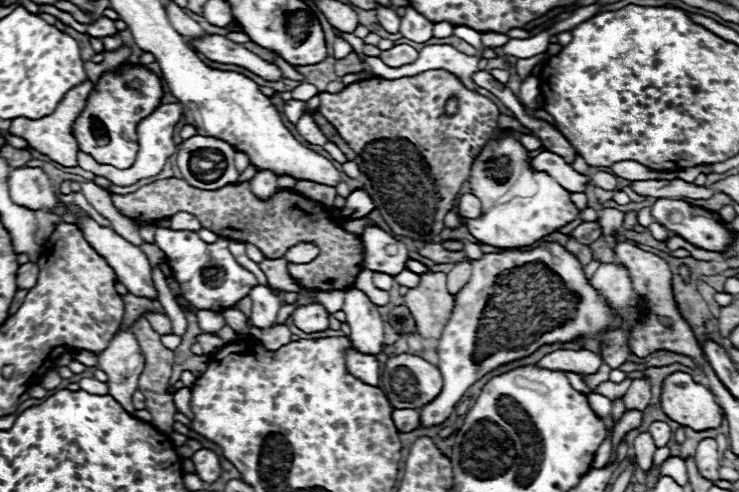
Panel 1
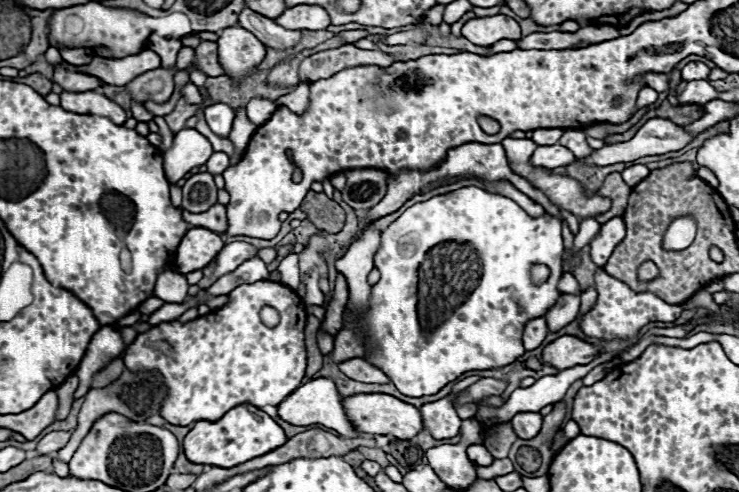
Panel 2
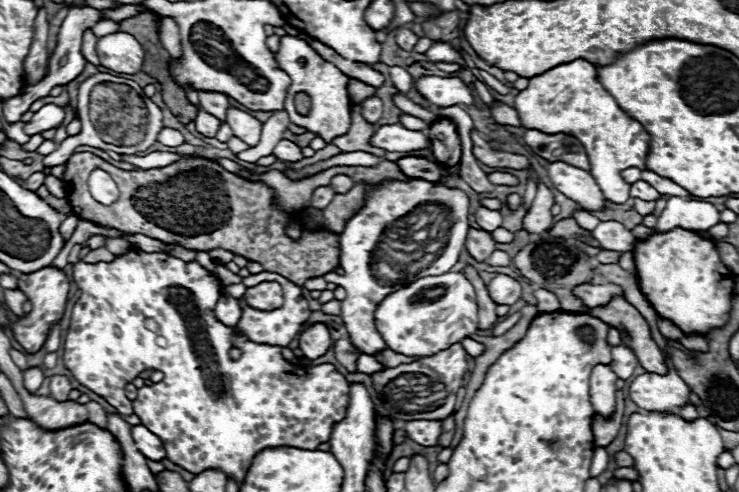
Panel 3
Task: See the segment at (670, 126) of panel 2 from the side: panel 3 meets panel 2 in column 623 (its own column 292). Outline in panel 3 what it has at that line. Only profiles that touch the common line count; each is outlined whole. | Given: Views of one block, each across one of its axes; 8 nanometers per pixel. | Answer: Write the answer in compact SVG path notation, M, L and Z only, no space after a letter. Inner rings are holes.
M280 140L272 152L278 160L284 160L284 162L300 162L304 156L302 156L302 148L290 140Z

